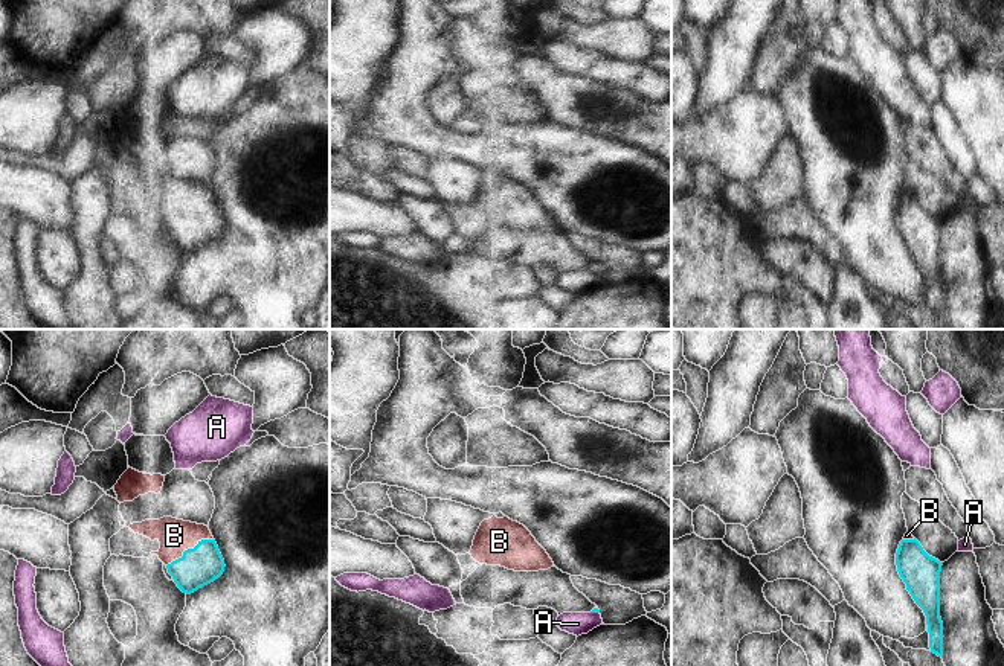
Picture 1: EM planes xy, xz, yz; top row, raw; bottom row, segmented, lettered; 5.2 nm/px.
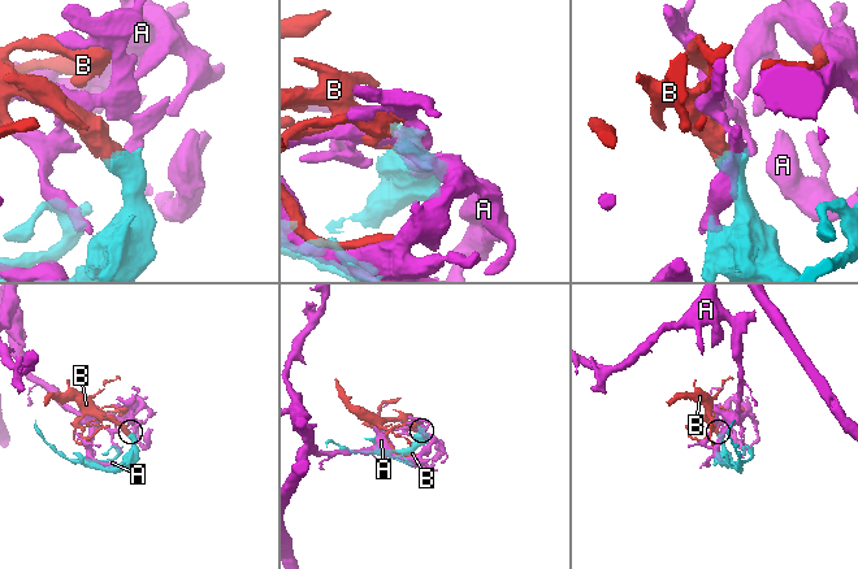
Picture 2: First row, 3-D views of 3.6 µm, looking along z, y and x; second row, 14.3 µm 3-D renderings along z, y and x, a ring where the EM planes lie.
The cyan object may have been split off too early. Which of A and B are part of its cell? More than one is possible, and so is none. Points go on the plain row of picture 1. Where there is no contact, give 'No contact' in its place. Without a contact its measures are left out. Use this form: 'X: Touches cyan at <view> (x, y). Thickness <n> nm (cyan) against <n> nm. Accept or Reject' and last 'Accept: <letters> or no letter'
A: Touches cyan at xz (595, 270). Thickness 30 nm (cyan) against 120 nm. Reject
B: Touches cyan at xy (188, 208). Thickness 200 nm (cyan) against 180 nm. Accept
Accept: B

